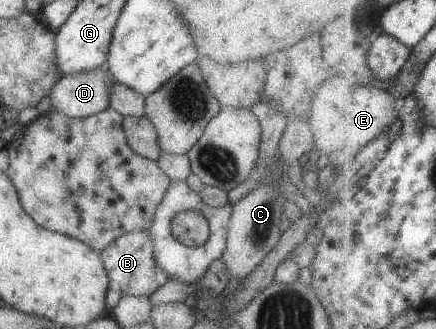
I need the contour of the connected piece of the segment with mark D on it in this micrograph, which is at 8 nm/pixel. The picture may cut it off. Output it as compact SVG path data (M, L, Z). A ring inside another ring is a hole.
M106 65L92 69L92 71L80 71L80 73L68 73L68 75L60 76L58 83L52 87L49 99L52 111L64 113L70 119L80 119L88 115L98 113L108 108L108 89L110 85L116 84L112 79L110 71Z

